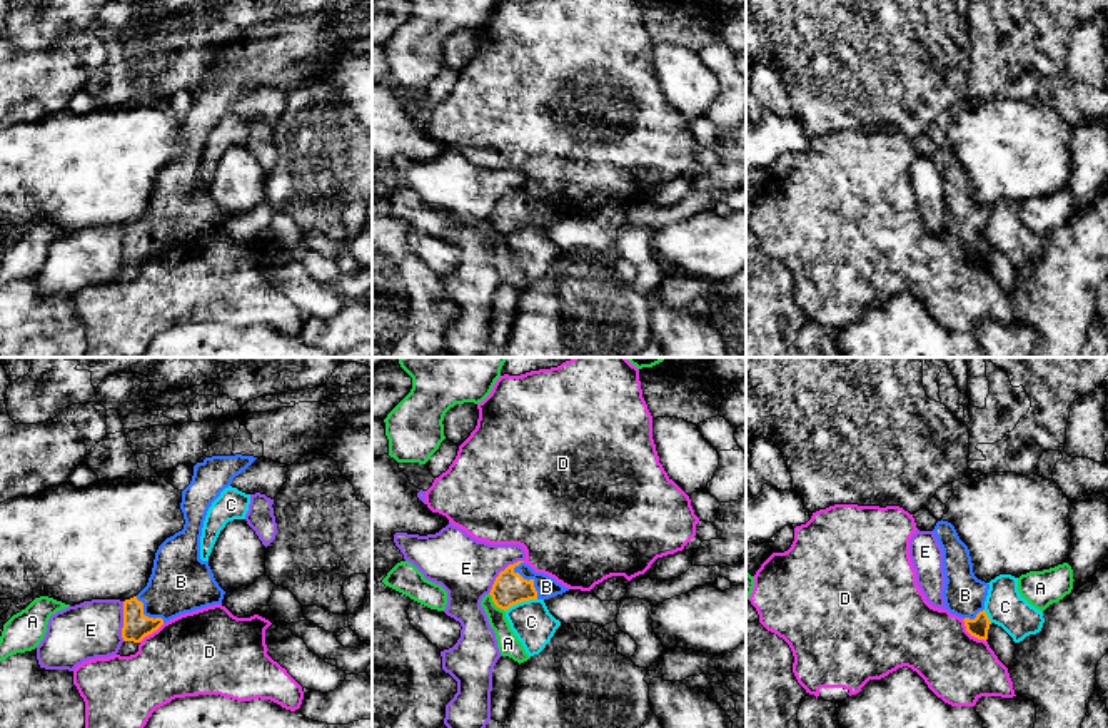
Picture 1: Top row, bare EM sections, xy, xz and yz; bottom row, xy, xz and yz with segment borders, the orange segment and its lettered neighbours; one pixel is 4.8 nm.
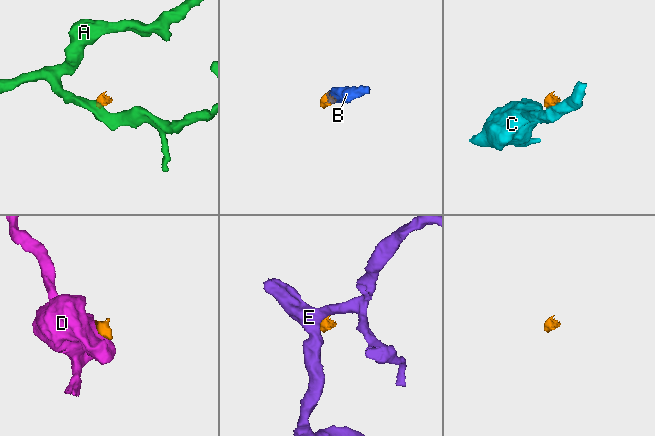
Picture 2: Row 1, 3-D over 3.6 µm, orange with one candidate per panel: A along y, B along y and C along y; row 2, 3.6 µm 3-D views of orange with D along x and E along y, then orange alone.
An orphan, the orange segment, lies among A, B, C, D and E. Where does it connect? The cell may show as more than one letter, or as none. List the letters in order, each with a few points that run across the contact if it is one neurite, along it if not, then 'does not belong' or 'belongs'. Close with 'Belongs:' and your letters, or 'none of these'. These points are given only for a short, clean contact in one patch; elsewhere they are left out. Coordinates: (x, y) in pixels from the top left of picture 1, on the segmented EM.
A: line xz (489, 593), (491, 600), (504, 611); does not belong
B: line xz (509, 588), (526, 580), (546, 586); belongs
C: line xz (536, 598), (518, 601), (504, 610); does not belong
D: line yz (961, 620), (972, 635), (985, 642); does not belong
E: line xz (523, 560), (508, 565), (488, 593); does not belong
Belongs: B

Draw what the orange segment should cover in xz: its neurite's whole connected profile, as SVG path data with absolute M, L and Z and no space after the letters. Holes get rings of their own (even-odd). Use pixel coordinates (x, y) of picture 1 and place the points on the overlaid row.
M524 561L509 564L496 578L491 596L497 608L509 609L511 606L529 599L547 599L569 591L554 578L536 573Z

